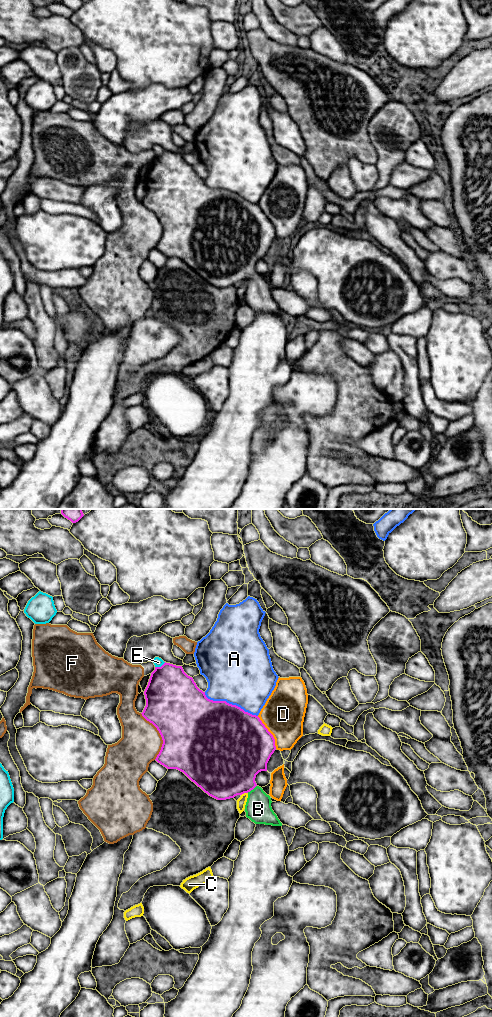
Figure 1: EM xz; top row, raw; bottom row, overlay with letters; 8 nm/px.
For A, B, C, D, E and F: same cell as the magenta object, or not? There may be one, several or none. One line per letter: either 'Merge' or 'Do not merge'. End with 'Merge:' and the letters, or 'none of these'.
A: Do not merge
B: Merge
C: Do not merge
D: Do not merge
E: Do not merge
F: Do not merge
Merge: B

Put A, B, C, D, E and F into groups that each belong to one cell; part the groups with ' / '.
A / B / C / D / E / F

